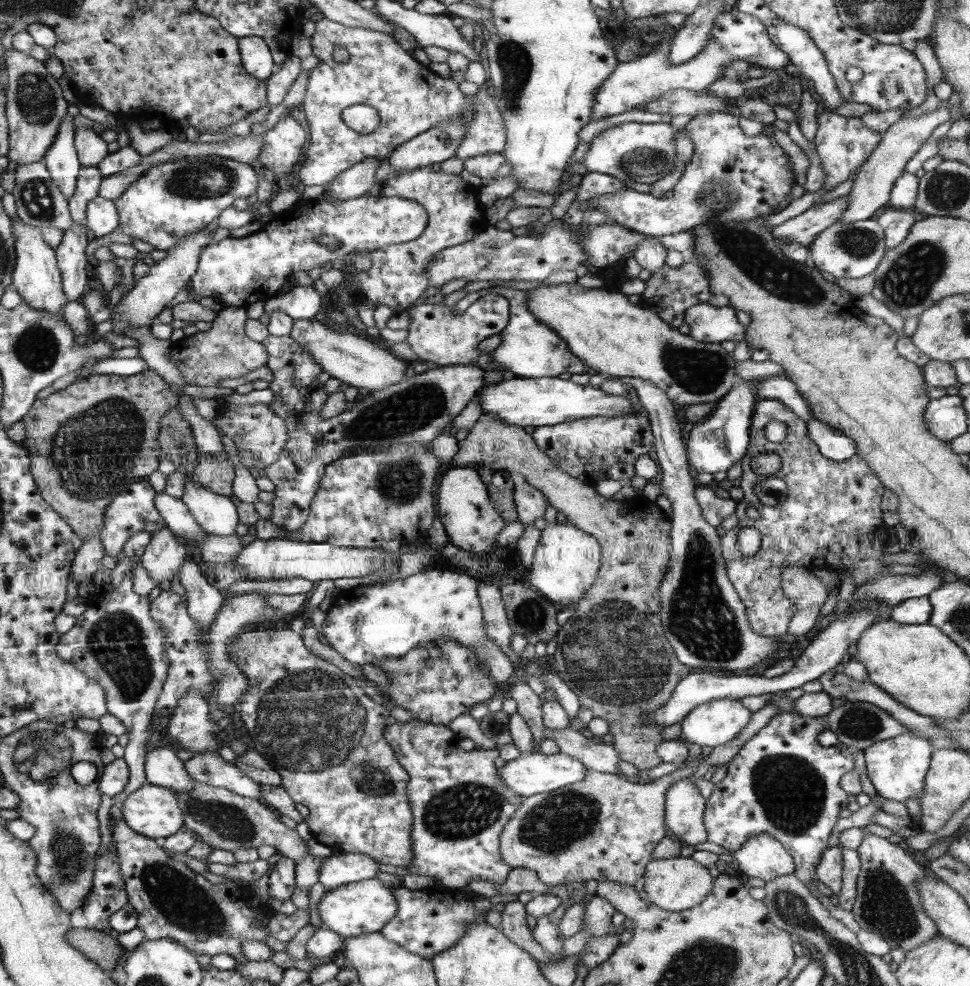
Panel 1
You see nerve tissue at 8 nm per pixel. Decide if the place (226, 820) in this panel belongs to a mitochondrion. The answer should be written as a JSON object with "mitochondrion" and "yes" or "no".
{"mitochondrion":"yes"}

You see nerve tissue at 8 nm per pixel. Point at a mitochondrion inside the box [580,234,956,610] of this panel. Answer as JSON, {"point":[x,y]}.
{"point":[906,283]}

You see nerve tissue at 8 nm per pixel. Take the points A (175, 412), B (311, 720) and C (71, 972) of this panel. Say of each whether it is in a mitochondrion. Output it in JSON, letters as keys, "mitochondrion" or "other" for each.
{"A":"other","B":"mitochondrion","C":"other"}

